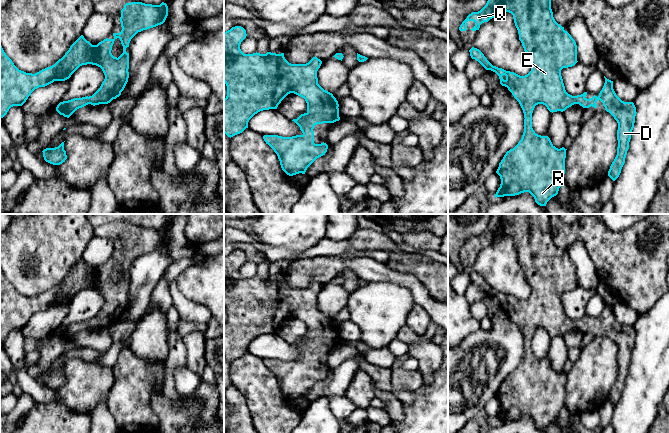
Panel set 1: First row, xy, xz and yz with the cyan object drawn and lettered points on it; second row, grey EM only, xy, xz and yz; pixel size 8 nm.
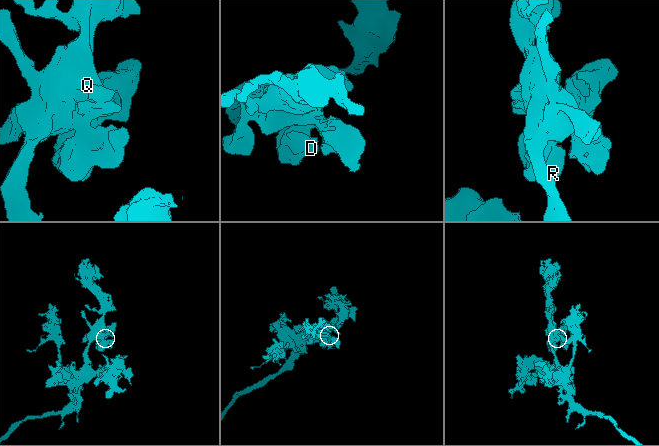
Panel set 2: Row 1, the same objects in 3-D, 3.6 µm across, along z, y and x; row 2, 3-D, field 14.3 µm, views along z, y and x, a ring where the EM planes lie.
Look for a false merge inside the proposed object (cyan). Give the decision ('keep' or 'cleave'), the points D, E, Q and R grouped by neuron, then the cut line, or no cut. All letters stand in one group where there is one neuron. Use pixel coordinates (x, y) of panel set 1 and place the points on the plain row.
keep | D E Q R | no cut

